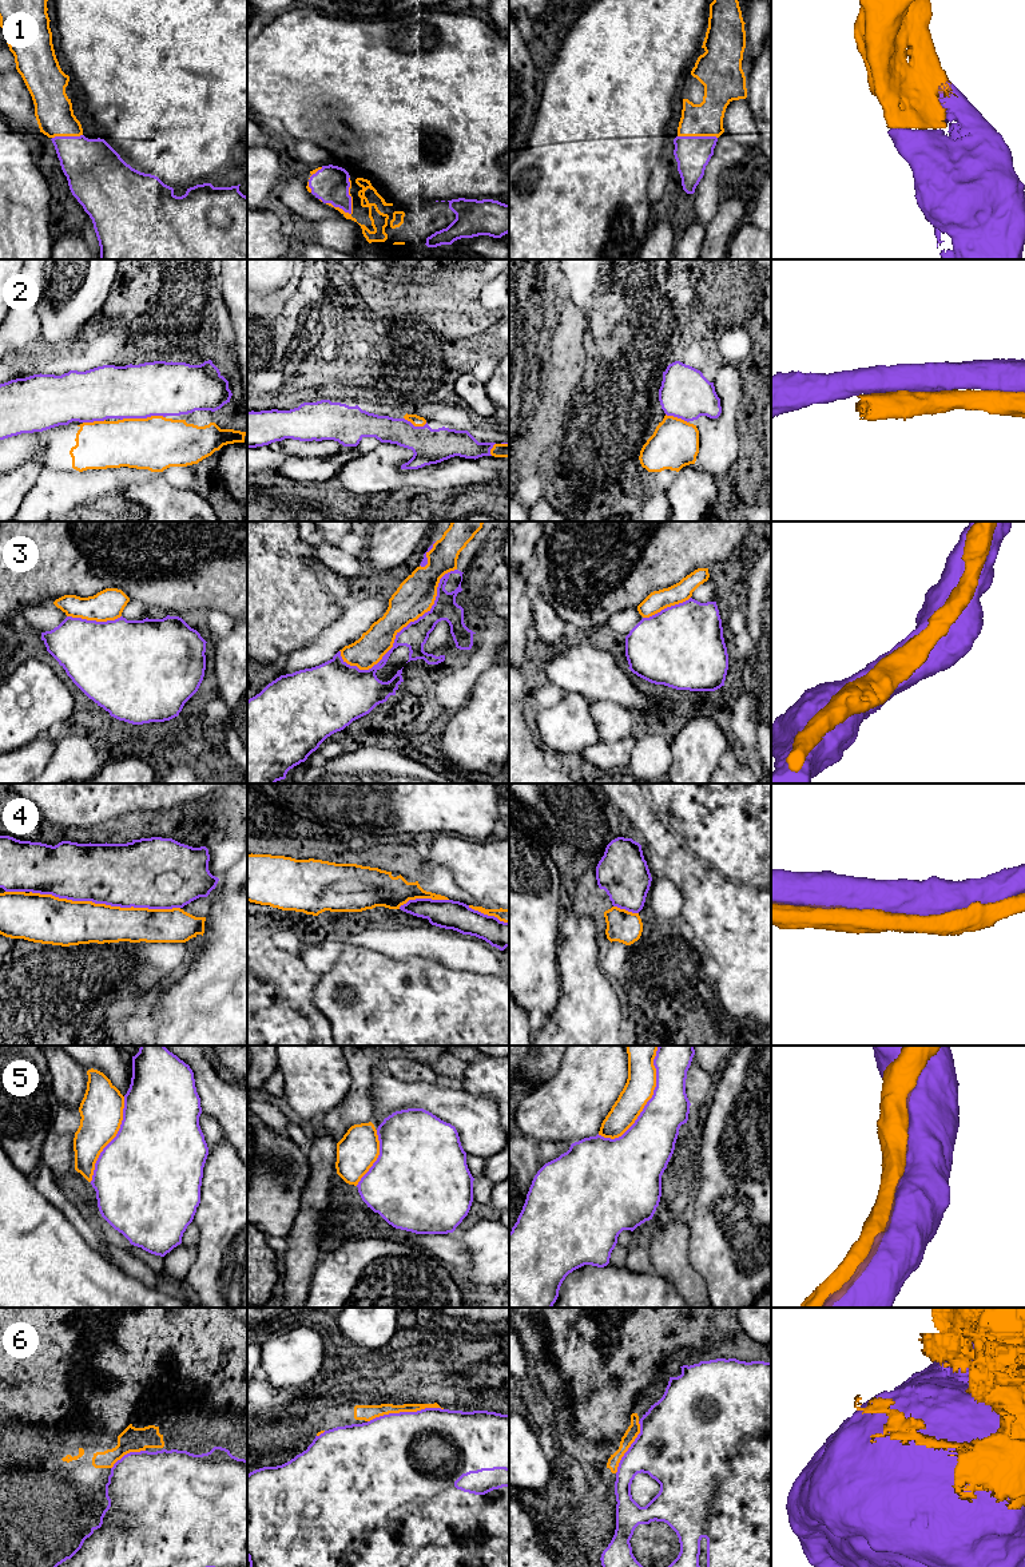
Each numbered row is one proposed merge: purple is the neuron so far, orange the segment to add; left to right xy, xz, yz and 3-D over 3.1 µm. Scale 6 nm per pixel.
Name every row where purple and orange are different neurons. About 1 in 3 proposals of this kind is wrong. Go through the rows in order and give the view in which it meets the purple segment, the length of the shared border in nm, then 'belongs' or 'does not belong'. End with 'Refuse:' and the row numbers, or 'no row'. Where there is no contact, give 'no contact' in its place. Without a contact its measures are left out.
1: contact in xz; length 240 nm; belongs
2: contact in xy; length 280 nm; belongs
3: contact in xz; length 900 nm; belongs
4: contact in xy; length 900 nm; belongs
5: contact in yz; length 650 nm; belongs
6: contact in xz; length 460 nm; belongs
Refuse: no row

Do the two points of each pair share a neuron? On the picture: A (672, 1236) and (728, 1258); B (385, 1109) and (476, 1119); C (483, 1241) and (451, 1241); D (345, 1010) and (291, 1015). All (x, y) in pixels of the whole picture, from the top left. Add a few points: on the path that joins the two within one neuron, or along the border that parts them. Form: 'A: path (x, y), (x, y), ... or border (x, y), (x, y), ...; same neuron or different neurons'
A: border (688, 1226), (688, 1261), (698, 1273); different neurons
B: path (408, 1099), (437, 1099), (453, 1106); same neuron
C: border (456, 1236), (471, 1258), (463, 1272); different neurons
D: border (317, 982), (313, 1004), (333, 1031); different neurons

